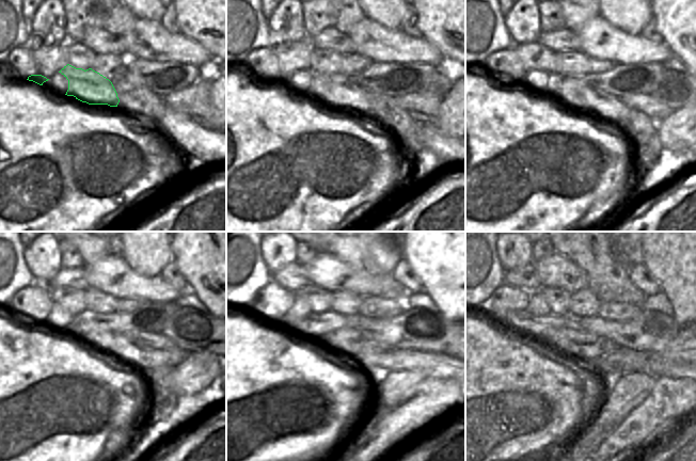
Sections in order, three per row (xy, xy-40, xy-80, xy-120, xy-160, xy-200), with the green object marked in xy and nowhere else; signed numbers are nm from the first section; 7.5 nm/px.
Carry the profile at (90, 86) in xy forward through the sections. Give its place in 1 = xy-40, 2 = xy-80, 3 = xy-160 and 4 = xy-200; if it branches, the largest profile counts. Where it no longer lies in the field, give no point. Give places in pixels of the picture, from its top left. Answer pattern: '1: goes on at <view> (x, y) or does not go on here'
1: goes on at xy-40 (333, 89)
2: goes on at xy-80 (611, 108)
3: goes on at xy-160 (430, 364)
4: goes on at xy-200 (657, 365)

